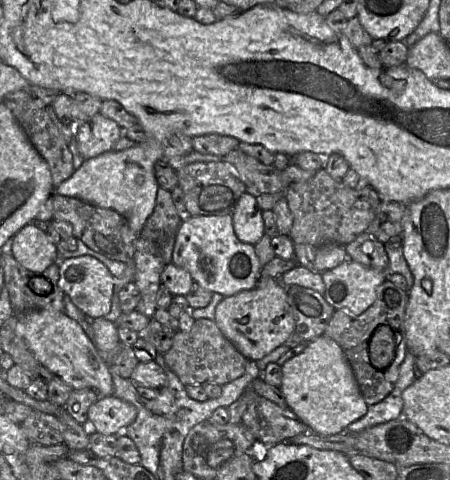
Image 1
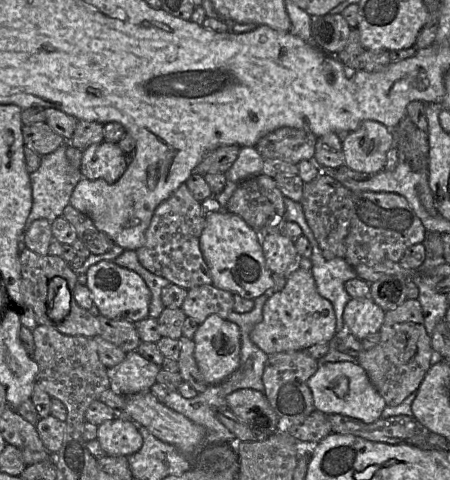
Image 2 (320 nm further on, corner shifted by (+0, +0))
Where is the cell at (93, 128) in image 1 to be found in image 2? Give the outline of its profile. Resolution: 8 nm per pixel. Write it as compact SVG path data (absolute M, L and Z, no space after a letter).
M102 141L83 151L80 172L88 180L103 179L112 184L127 168L126 154L116 143Z

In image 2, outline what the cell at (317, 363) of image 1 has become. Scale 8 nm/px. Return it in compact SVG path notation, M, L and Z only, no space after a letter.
M356 362L323 363L319 365L308 383L315 409L326 414L342 414L365 423L373 423L381 418L382 412L387 407L366 371Z

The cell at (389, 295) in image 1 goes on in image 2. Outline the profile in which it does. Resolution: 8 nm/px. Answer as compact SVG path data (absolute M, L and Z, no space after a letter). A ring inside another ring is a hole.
M406 299L394 310L385 312L379 330L380 340L371 349L363 350L356 357L358 364L366 371L372 384L384 398L388 406L400 405L410 394L417 391L431 367L431 335L426 331L424 314L418 299ZM403 333L408 343L405 351L398 351L392 339Z

